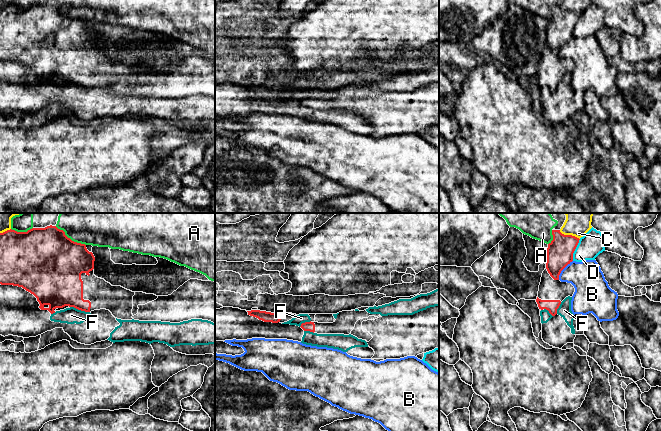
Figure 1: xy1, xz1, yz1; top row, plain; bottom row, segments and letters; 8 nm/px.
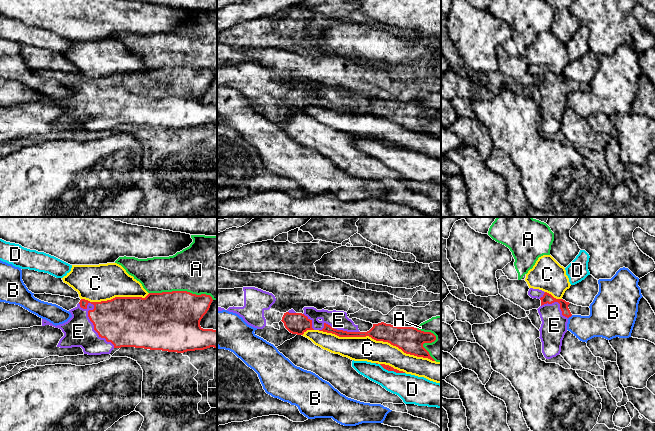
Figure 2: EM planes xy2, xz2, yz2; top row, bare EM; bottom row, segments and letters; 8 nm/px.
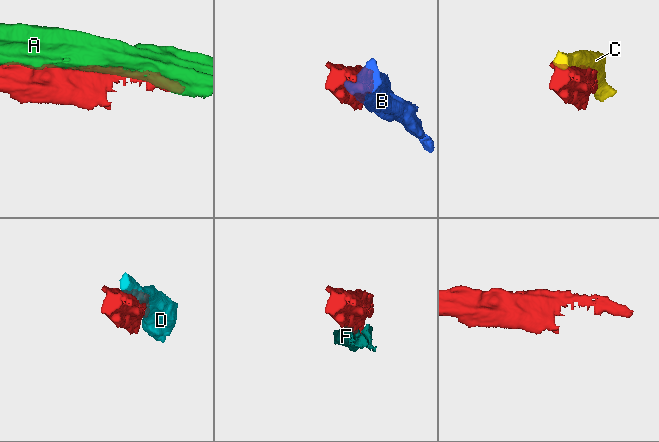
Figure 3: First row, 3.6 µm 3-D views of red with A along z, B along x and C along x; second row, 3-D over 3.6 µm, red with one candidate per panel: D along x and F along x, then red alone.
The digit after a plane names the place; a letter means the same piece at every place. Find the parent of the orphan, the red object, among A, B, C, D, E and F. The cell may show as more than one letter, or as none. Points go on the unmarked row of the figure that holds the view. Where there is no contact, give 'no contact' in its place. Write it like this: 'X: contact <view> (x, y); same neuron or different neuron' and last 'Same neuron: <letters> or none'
A: contact xy2 (181, 67); different neuron
B: contact yz1 (562, 45); different neuron
C: contact xz2 (376, 116); different neuron
D: contact xz2 (392, 146); different neuron
E: contact xy2 (89, 94); same neuron
F: contact xy1 (80, 85); different neuron
Same neuron: E

